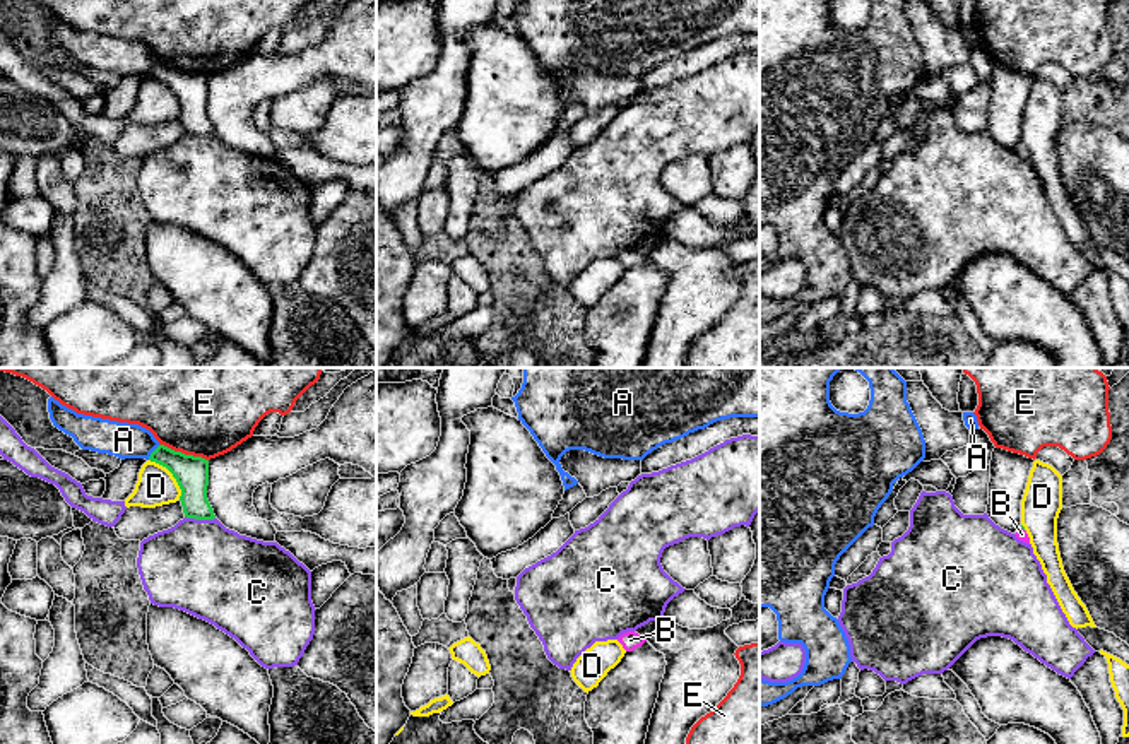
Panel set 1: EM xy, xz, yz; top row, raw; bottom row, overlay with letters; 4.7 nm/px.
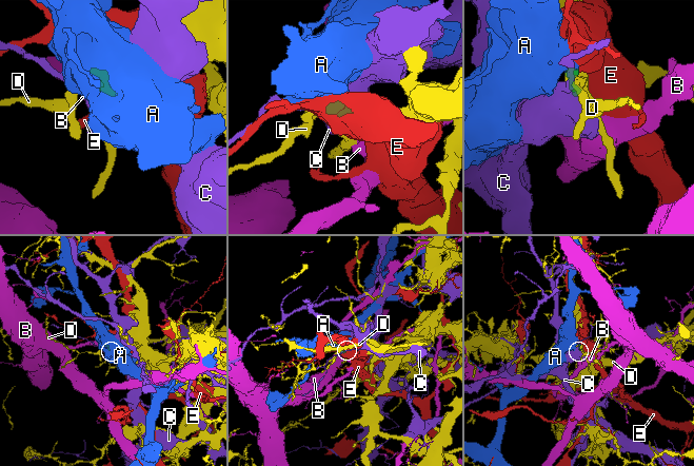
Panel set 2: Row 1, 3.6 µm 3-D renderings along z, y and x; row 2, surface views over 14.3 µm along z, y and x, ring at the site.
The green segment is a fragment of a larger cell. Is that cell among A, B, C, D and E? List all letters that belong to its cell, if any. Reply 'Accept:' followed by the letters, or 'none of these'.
Accept: B

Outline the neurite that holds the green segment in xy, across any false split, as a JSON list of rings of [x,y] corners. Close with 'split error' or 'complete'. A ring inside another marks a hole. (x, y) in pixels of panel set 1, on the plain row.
[[[159,62],[149,74],[166,84],[181,106],[181,123],[186,135],[214,137],[214,127],[207,116],[209,77],[202,74],[185,72],[164,62]]]; complete

